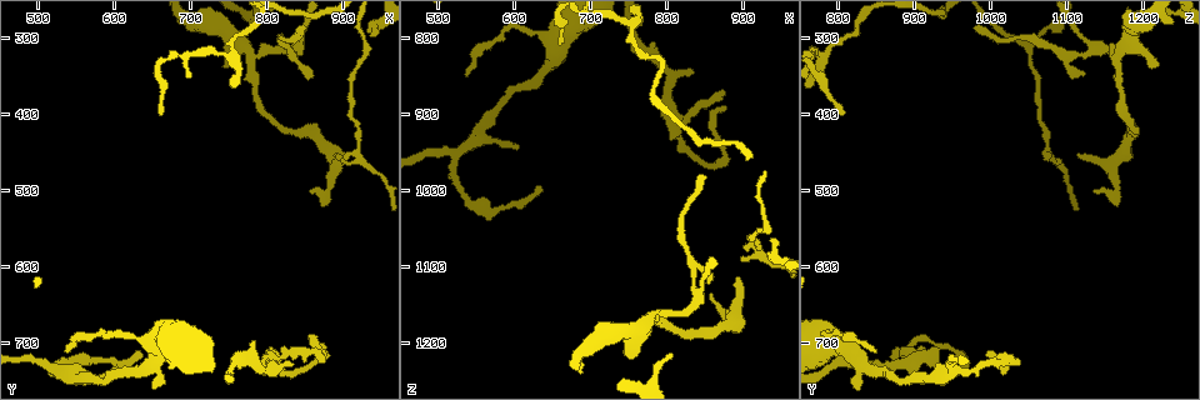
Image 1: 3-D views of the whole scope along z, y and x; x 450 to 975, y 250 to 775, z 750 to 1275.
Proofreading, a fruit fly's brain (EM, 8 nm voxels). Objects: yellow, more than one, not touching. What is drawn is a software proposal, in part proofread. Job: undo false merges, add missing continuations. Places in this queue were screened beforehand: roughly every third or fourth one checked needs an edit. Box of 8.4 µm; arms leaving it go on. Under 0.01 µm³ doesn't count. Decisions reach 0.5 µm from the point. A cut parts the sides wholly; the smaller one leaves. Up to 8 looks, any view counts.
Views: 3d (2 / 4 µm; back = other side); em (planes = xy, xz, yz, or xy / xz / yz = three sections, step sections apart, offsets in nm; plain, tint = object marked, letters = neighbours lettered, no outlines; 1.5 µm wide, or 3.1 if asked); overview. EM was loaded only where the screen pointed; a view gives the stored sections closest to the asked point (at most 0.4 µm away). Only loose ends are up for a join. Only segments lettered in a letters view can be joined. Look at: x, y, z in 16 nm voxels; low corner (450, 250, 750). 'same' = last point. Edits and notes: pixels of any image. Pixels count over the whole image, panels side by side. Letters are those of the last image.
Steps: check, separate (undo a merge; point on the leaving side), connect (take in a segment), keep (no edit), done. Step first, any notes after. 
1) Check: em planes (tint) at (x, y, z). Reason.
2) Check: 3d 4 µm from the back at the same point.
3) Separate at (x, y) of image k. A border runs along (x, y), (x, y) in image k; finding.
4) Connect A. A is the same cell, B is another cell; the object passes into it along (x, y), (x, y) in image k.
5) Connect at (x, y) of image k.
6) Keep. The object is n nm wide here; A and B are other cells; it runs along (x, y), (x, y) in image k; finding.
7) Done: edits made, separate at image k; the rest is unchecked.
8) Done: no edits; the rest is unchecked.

Check: em planes (letters) at (605, 730, 945). An open end.

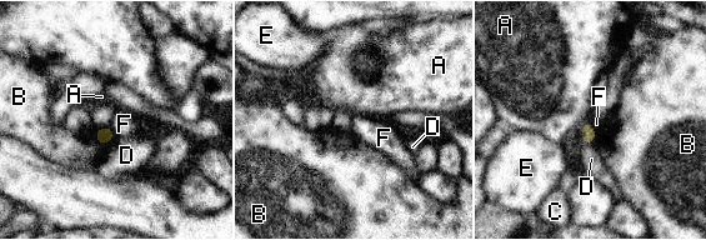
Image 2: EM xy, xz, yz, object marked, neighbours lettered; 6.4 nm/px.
Keep. The longest contact is with B, 140 nm; A, B, C, D, E and F are other cells; none of them fits.

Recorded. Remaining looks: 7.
Check: em xy step 8 (letters) at (855, 500, 1140). Tapers out.

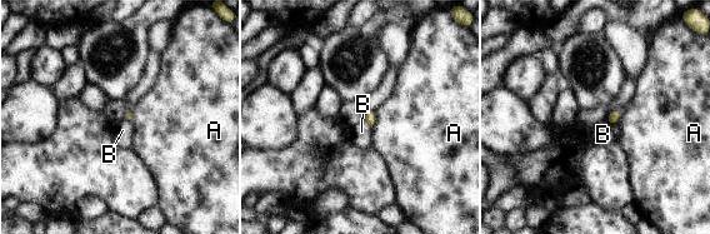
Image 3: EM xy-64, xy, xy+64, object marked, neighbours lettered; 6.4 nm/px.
Keep. The longest contact is with A, 130 nm; A and B are other cells; a border runs along (364, 118), (371, 127) in image 3; no lettered segment goes on from it.

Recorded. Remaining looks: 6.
Check: 3d 4 µm at (780, 320, 1170). Sudden change in width.

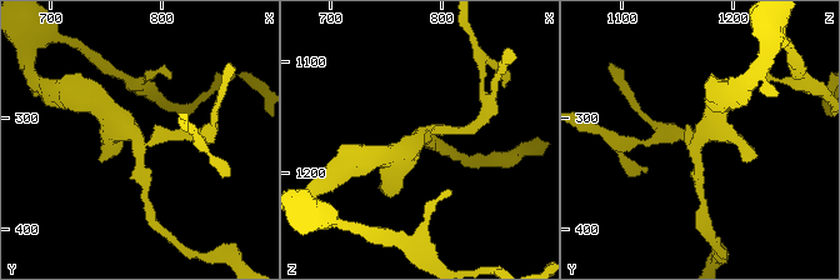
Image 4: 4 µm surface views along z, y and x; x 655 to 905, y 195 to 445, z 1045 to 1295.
Check: em planes (letters) at (780, 322, 1170).

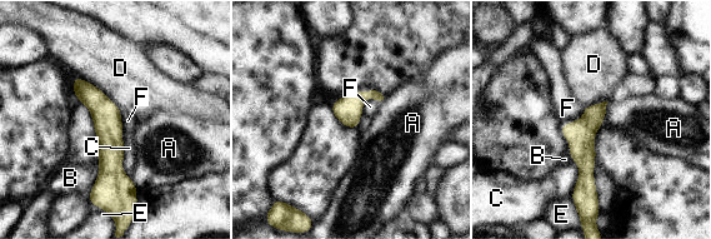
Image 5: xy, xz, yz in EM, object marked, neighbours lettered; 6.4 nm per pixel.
Keep. The object is 180 nm wide here; the longest contact is with D, 380 nm; A, B, C, D, E and F are other cells; all the same cell.

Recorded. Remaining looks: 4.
Done: no edits; the rest is unchecked.

